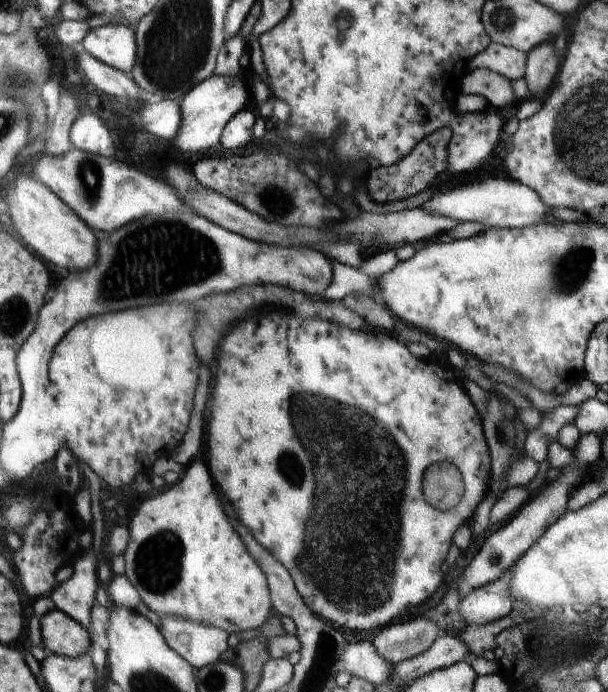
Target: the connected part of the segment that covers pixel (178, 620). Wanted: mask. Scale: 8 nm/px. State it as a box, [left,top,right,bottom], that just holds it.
[159,615,230,670]

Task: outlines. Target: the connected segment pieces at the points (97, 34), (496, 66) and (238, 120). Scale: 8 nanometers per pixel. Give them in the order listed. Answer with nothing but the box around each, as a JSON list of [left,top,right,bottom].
[[80,24,135,79],[470,42,527,81],[220,109,257,153]]

